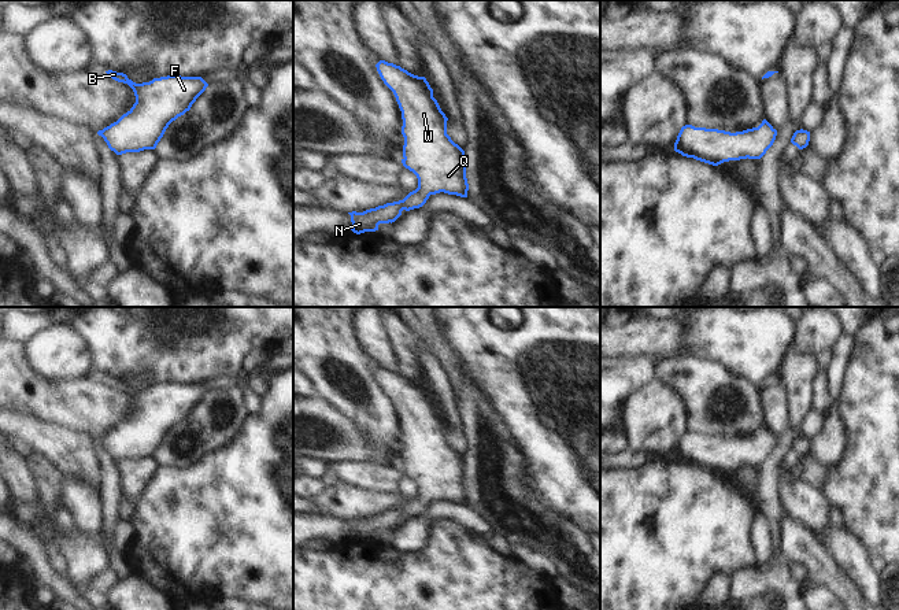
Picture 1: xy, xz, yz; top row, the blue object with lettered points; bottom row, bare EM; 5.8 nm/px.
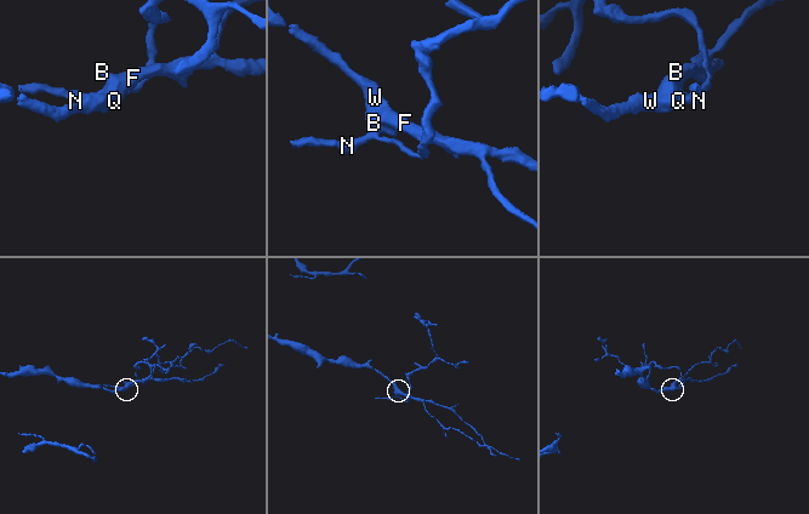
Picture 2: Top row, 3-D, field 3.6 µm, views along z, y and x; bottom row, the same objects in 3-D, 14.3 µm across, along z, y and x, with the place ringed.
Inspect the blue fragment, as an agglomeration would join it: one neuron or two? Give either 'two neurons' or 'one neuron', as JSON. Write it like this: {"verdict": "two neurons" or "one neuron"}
{"verdict": "one neuron"}

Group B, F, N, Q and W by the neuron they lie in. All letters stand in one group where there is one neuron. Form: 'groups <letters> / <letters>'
groups B F N Q W

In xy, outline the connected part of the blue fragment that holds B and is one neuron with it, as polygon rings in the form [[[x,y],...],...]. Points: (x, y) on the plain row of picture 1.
[[[106,380],[127,391],[136,403],[126,421],[97,439],[116,462],[155,456],[169,432],[189,418],[208,393],[201,384],[167,382],[136,391],[123,380]]]

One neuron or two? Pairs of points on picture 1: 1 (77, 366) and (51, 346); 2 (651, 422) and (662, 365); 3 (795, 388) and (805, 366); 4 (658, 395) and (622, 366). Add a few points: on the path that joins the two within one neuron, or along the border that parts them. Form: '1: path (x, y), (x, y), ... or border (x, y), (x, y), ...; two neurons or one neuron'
1: path (70, 359), (58, 352); one neuron
2: border (655, 377), (672, 387), (684, 402); two neurons
3: path (796, 383), (799, 372); one neuron
4: border (655, 379), (643, 384), (624, 409); two neurons

